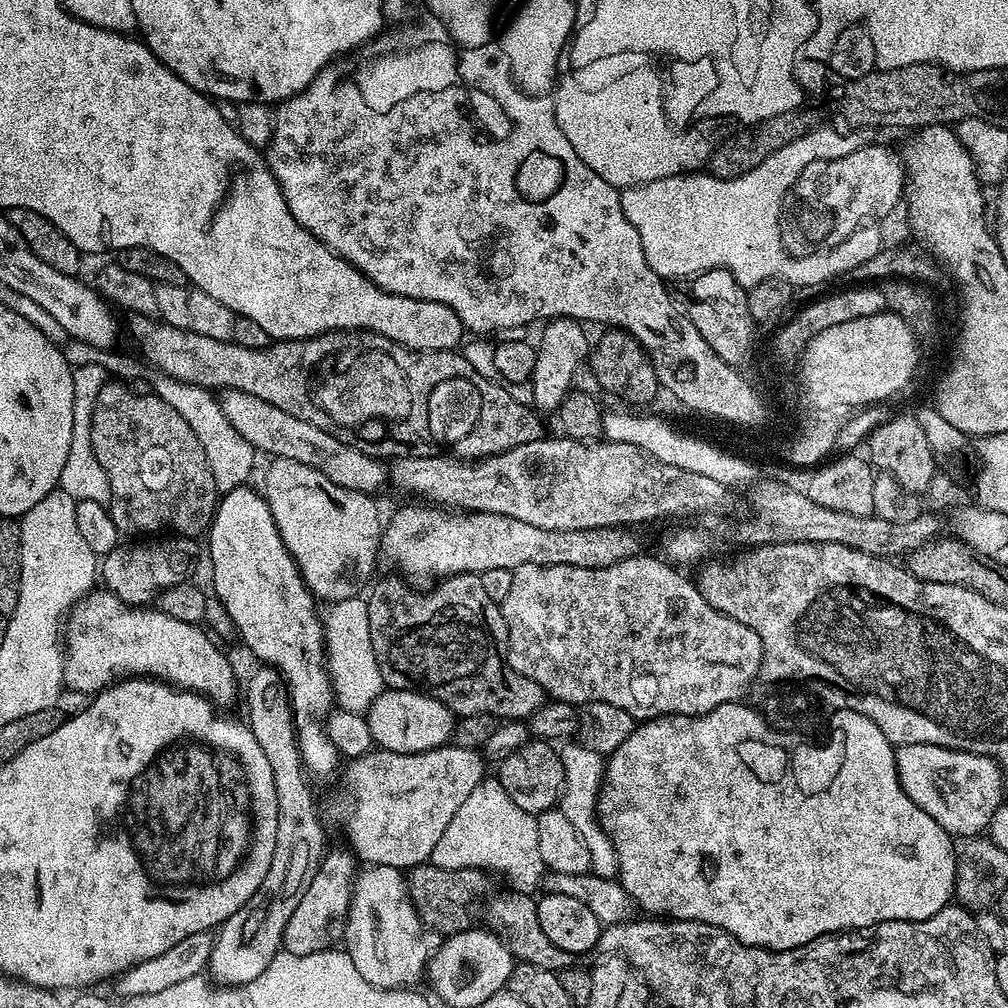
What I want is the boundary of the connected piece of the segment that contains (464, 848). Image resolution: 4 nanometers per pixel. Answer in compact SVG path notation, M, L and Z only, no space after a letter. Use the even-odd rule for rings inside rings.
M485 778L470 797L472 820L457 818L446 830L442 830L442 838L438 838L438 846L434 846L431 863L440 868L449 868L452 872L459 868L483 868L490 866L514 866L522 864L524 858L532 858L532 854L520 854L520 811L514 798L506 794L499 779Z

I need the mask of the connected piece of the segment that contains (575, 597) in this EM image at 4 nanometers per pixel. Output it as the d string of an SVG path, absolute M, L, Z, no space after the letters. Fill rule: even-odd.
M637 554L622 562L614 562L614 566L587 568L586 566L566 566L565 564L523 564L512 569L510 591L500 604L500 612L506 622L508 631L508 664L518 674L538 682L542 690L553 701L560 701L575 706L590 702L606 702L610 706L618 706L618 710L626 710L637 722L655 720L657 716L701 716L704 712L714 710L723 704L739 701L740 696L760 675L760 663L764 657L762 642L750 626L722 614L710 602L706 602L699 587L683 576L663 559L655 560L652 556Z

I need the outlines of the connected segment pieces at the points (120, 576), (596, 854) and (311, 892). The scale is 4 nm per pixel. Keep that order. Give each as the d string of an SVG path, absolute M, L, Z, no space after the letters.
M164 534L159 538L140 538L135 542L121 542L114 550L110 550L99 561L98 572L102 577L103 587L109 592L114 592L118 598L122 598L128 604L137 606L148 606L157 599L159 593L171 584L179 584L189 579L188 571L196 560L196 555L201 555L202 548L196 545L197 541L191 536L178 536L175 534Z
M568 742L563 746L565 748L561 747L559 753L564 767L564 786L558 807L562 814L571 818L576 833L582 838L586 854L590 854L591 871L597 876L615 877L618 873L618 854L614 854L614 846L596 815L596 801L600 795L600 785L604 782L605 757L579 742Z
M325 851L318 870L306 890L302 894L302 902L298 902L298 910L290 914L284 930L283 947L290 954L314 954L326 952L333 947L332 944L344 935L344 923L348 921L348 907L352 897L352 881L358 871L358 860L351 851L344 852Z

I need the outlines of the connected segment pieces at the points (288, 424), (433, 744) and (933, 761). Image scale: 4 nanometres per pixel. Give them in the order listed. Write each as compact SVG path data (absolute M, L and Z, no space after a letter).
M230 388L223 393L222 403L230 426L234 426L234 430L238 430L238 434L242 434L242 438L246 438L246 442L250 442L257 453L264 455L265 452L268 458L290 458L294 462L302 462L304 466L314 466L314 470L326 474L330 482L346 490L376 494L386 484L386 468L380 465L383 463L377 457L368 456L354 446L343 444L334 438L334 434L318 430L318 426L302 418L294 418L294 414L278 410L278 406L262 402L262 398L254 398L254 394Z
M388 688L368 708L366 719L377 749L398 754L418 754L445 747L452 739L454 713L442 702L412 688Z
M902 744L896 748L896 769L902 790L906 790L910 802L926 810L926 814L930 814L930 818L934 818L934 822L938 822L938 826L953 838L979 837L987 829L994 810L1002 803L1000 795L1004 792L1006 780L1000 774L1000 766L989 756L950 750L937 744Z

